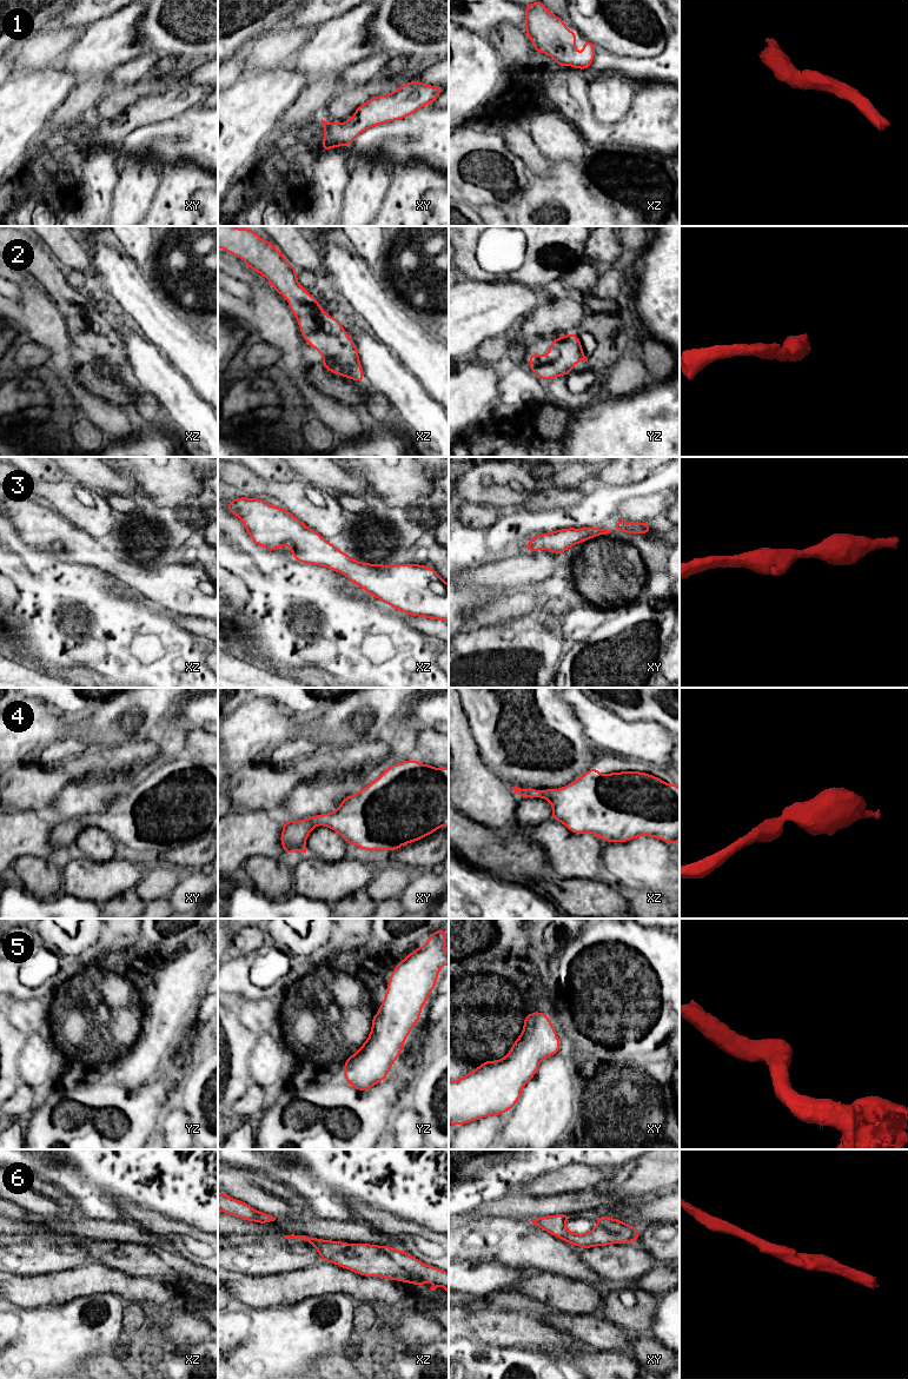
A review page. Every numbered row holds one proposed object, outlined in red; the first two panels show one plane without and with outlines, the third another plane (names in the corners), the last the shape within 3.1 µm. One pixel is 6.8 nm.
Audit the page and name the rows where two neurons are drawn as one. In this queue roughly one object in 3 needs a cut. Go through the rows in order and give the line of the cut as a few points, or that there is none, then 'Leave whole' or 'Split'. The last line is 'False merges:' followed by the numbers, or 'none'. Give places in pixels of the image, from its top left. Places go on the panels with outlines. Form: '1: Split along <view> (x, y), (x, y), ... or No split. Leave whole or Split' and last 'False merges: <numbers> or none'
1: No split. Leave whole
2: No split. Leave whole
3: No split. Leave whole
4: No split. Leave whole
5: No split. Leave whole
6: No split. Leave whole
False merges: none

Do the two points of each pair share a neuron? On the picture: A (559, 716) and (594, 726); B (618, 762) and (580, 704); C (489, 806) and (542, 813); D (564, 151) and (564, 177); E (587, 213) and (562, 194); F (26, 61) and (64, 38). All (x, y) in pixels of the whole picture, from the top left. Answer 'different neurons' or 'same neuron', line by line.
A: different neurons
B: different neurons
C: different neurons
D: different neurons
E: same neuron
F: same neuron

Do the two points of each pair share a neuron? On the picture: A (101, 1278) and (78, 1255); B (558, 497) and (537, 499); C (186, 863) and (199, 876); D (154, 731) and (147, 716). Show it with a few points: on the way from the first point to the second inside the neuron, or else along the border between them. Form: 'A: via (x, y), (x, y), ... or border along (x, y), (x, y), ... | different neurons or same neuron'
A: border along (91, 1261), (75, 1267) | different neurons
B: via (554, 497), (542, 498) | same neuron
C: border along (205, 869), (189, 869), (185, 872) | different neurons
D: border along (166, 710), (158, 716), (143, 738), (132, 741) | different neurons

